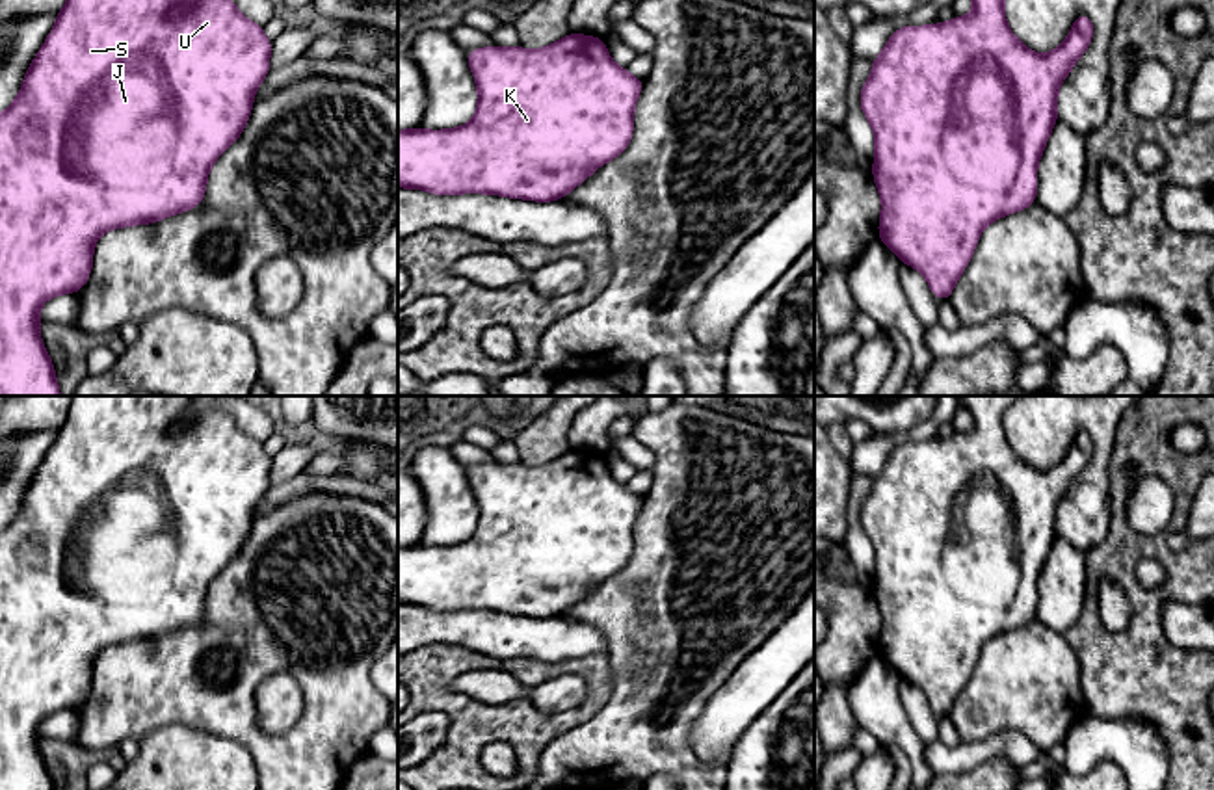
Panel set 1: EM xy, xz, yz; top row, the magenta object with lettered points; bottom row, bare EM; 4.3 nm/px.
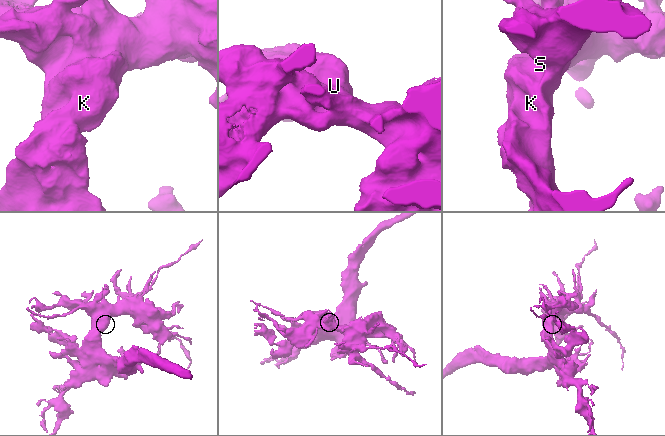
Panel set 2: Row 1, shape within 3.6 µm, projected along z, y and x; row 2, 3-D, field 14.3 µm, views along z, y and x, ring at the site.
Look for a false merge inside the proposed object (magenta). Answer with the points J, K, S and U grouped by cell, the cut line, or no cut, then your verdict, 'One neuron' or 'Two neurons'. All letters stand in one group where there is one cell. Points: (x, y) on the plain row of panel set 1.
Groups: J K S U. No split. One neuron

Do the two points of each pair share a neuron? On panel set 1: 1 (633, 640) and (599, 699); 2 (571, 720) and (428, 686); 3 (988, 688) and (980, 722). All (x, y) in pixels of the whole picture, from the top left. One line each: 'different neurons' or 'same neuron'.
1: different neurons
2: same neuron
3: same neuron

